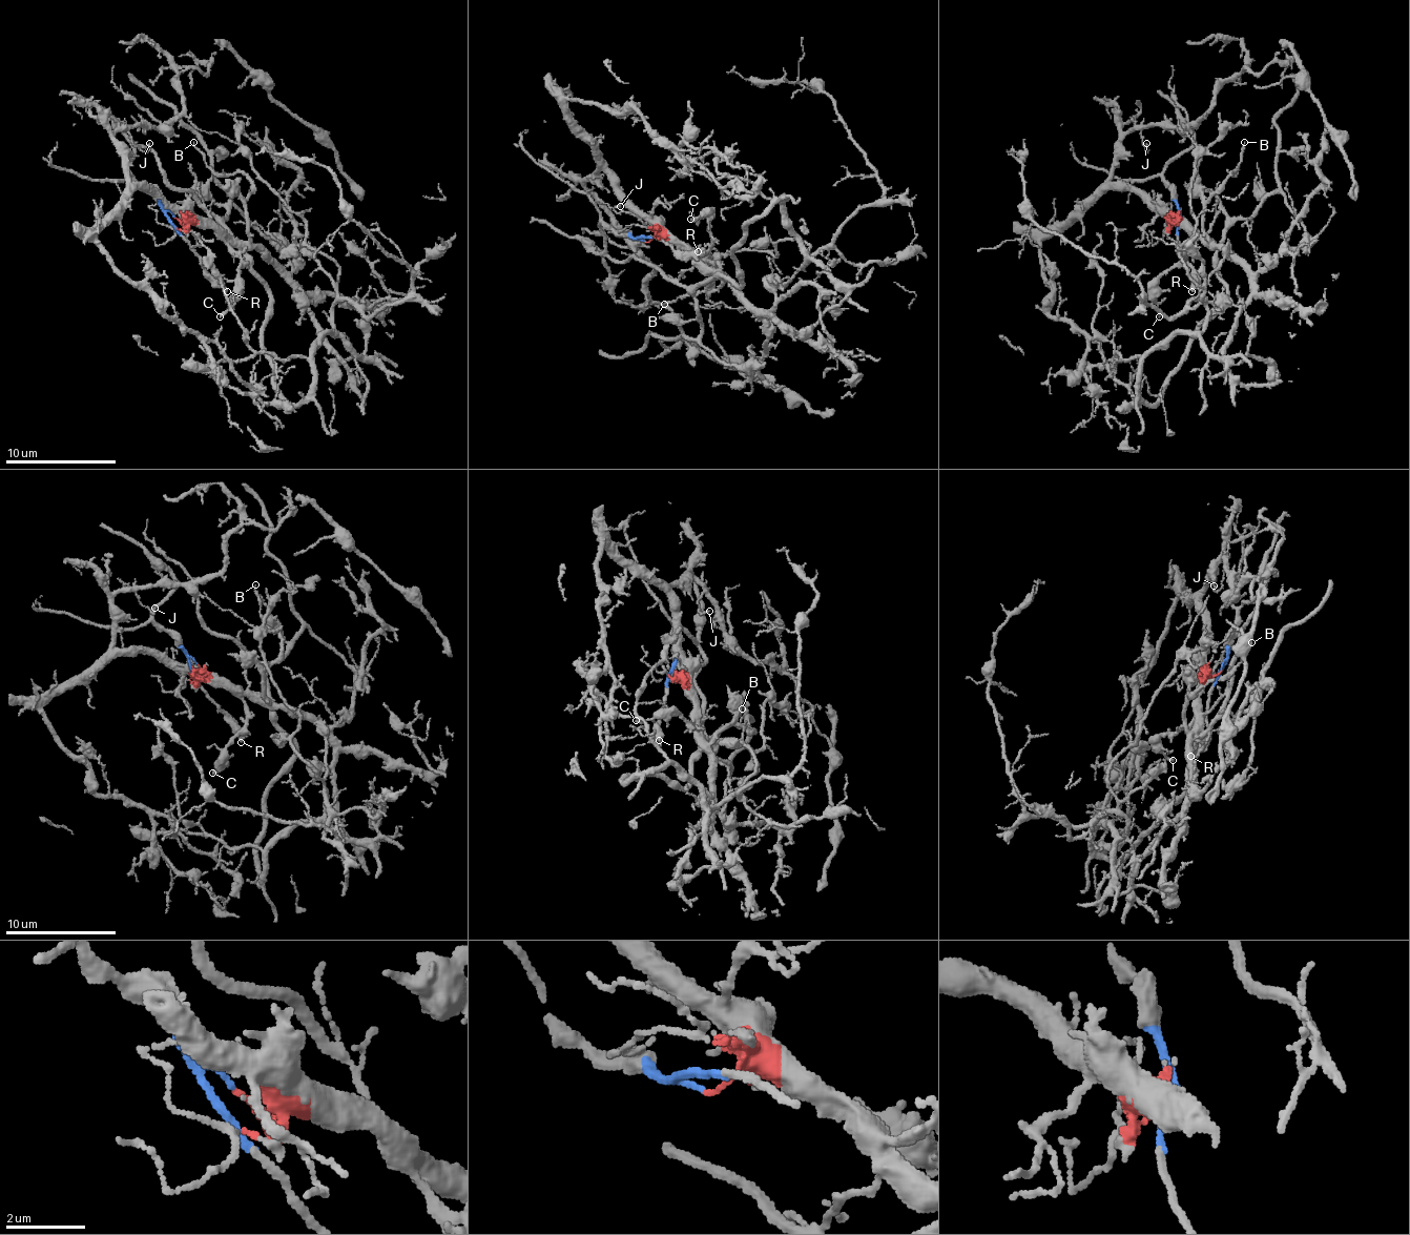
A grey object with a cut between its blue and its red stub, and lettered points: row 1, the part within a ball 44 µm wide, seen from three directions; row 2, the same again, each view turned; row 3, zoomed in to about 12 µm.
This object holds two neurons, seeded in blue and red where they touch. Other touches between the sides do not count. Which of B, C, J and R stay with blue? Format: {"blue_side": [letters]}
{"blue_side": ["R"]}

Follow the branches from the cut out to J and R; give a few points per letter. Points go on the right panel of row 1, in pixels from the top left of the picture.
J: (1181, 218), (1165, 218), (1135, 189), (1110, 181), (1115, 145), (1137, 128), (1148, 150), (1145, 142)
R: (1181, 218), (1179, 247), (1193, 272), (1193, 292)

